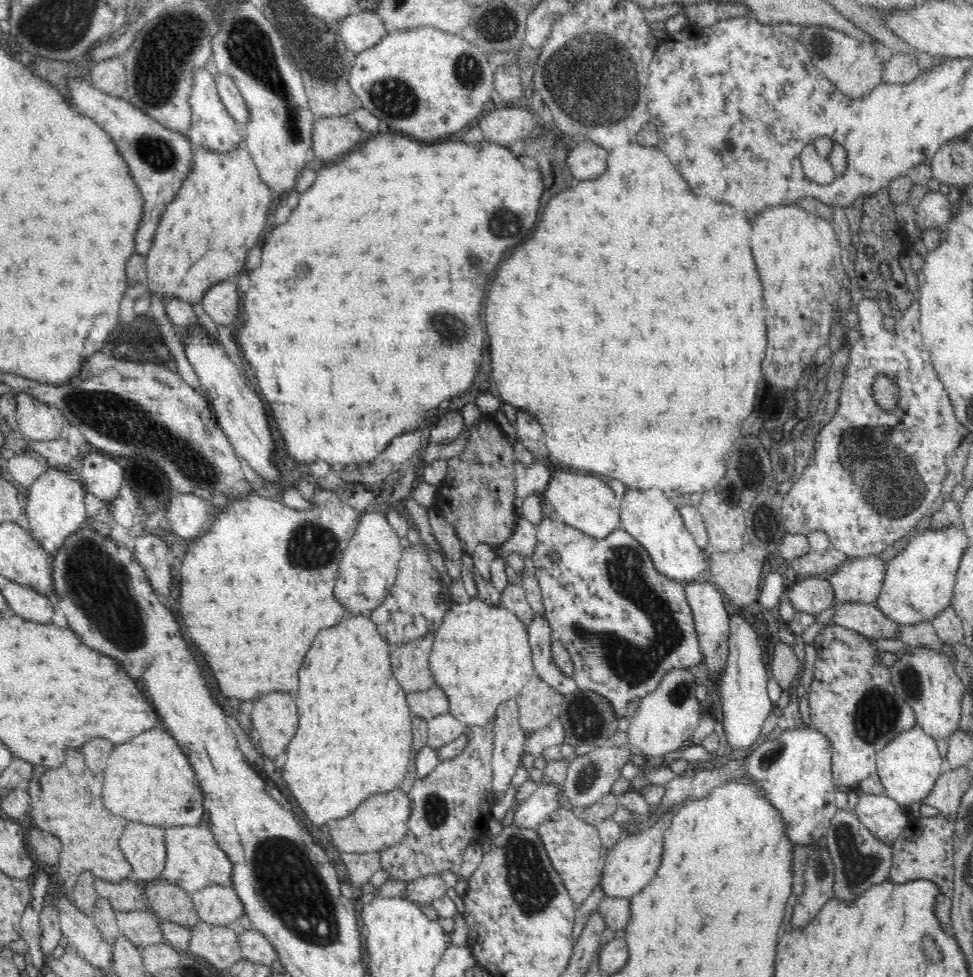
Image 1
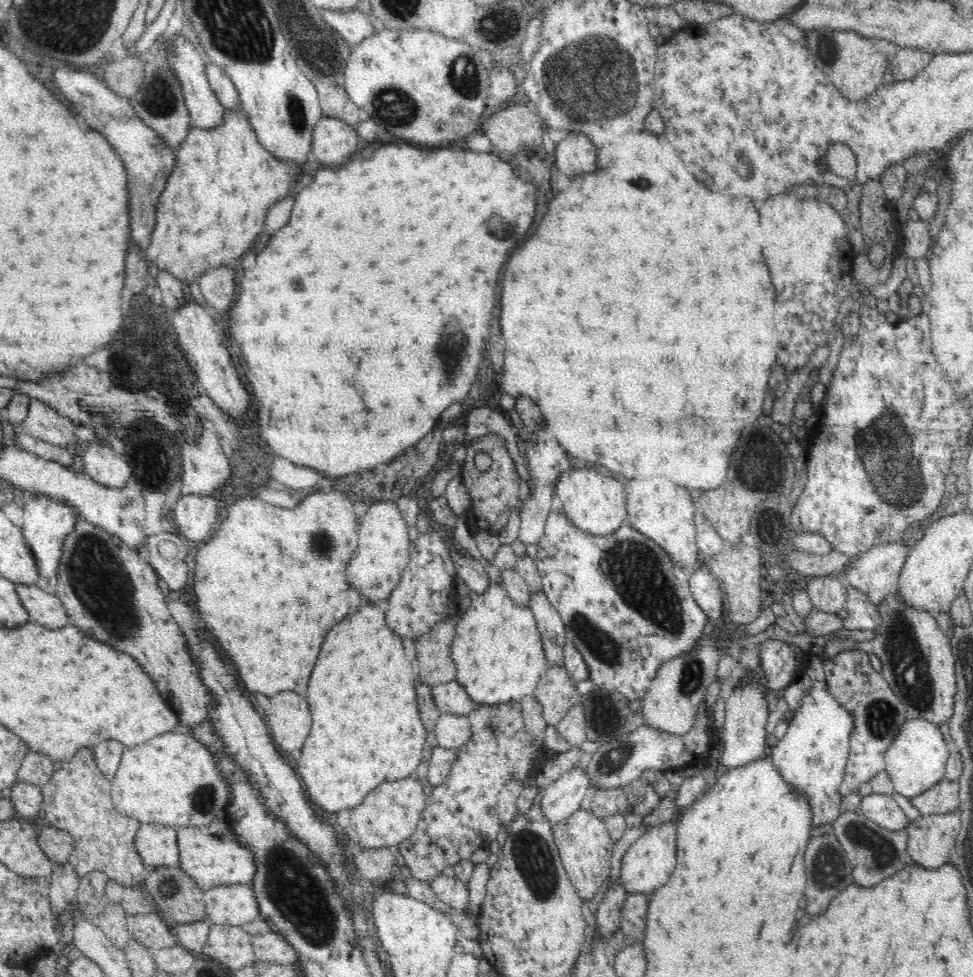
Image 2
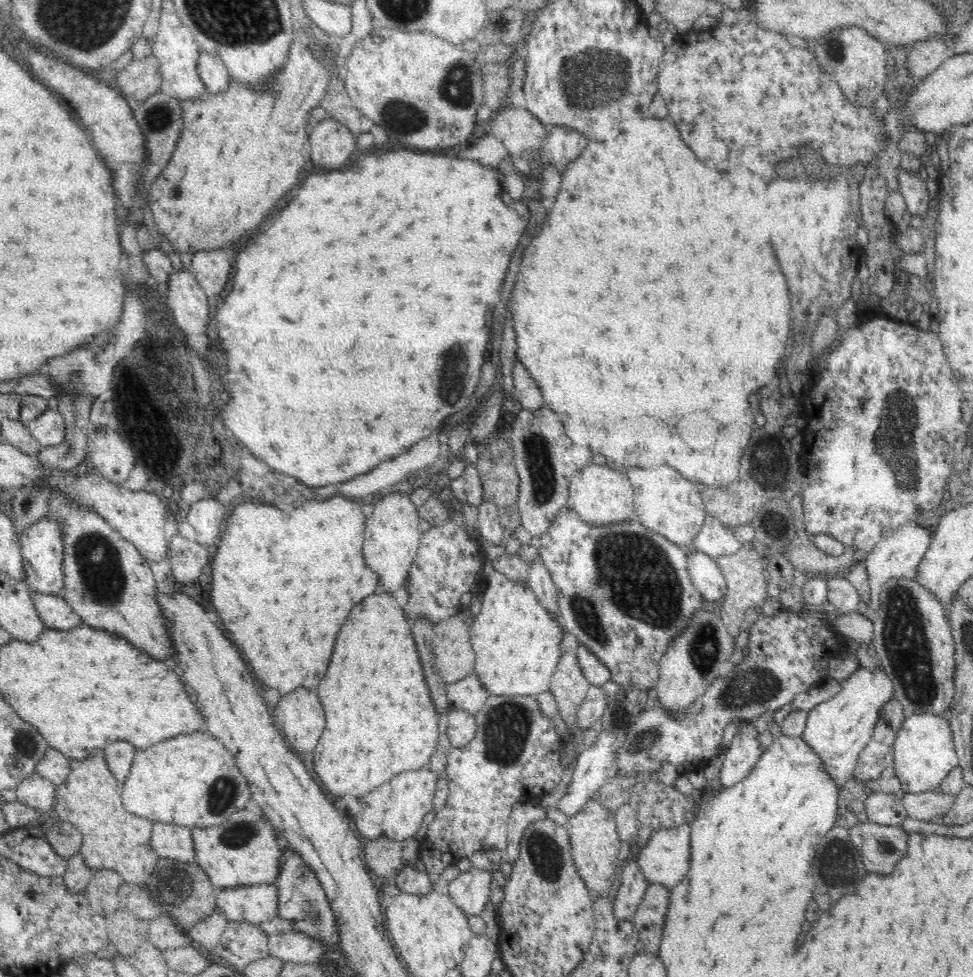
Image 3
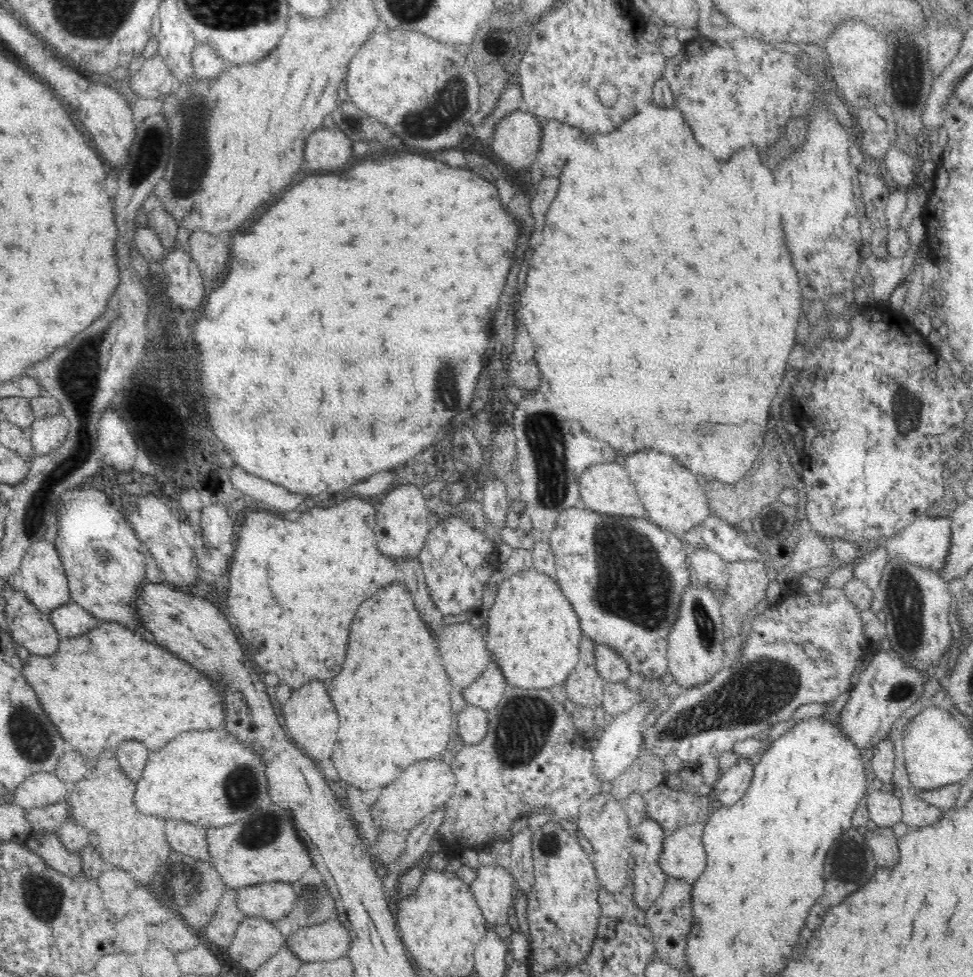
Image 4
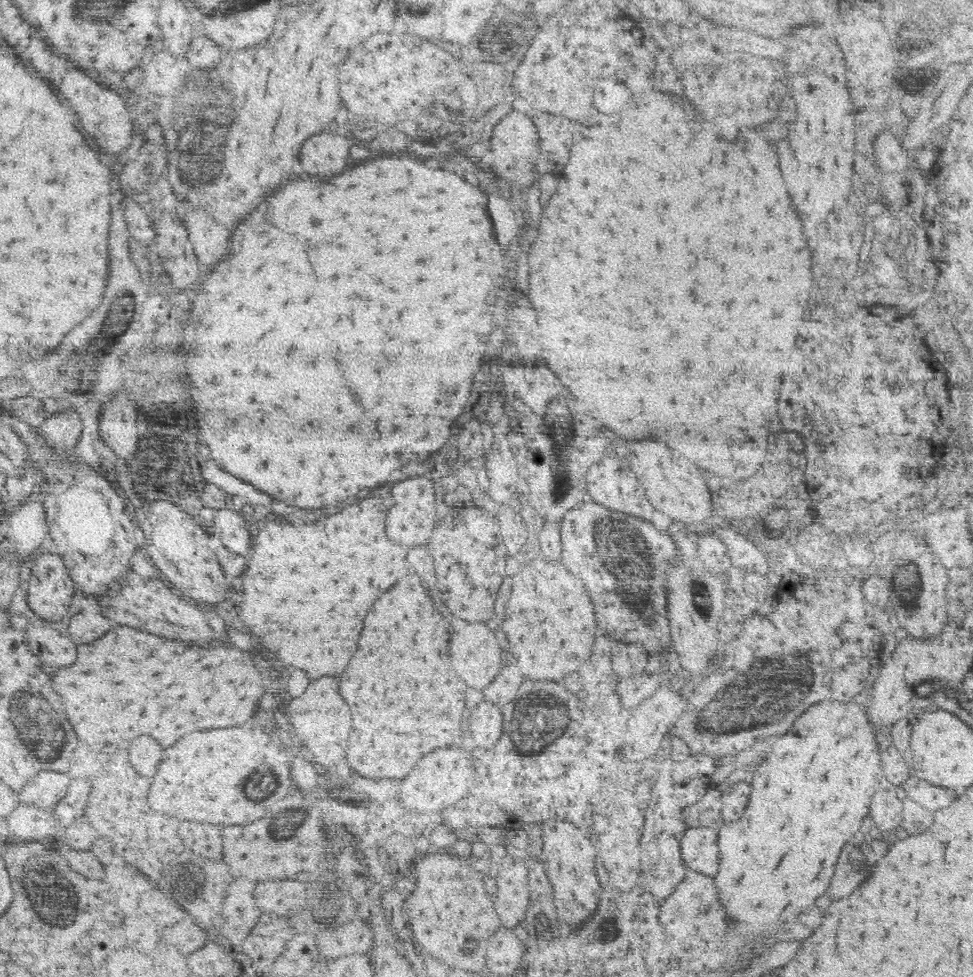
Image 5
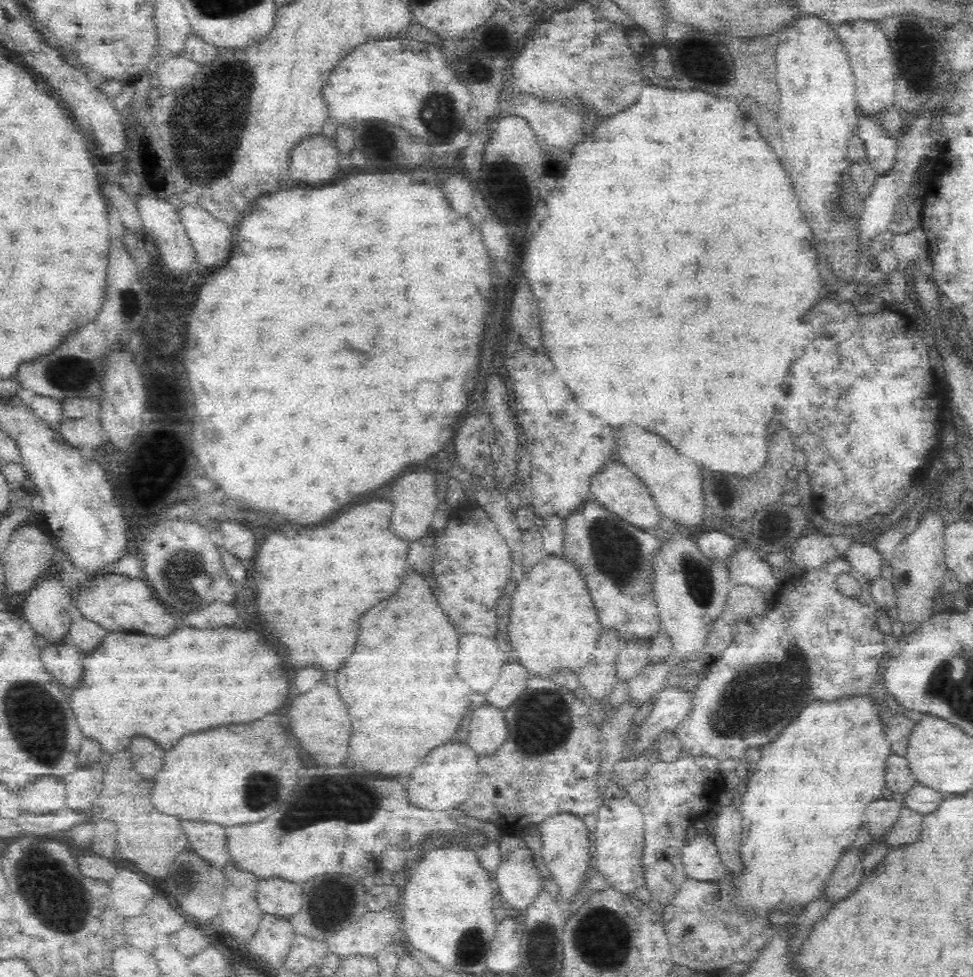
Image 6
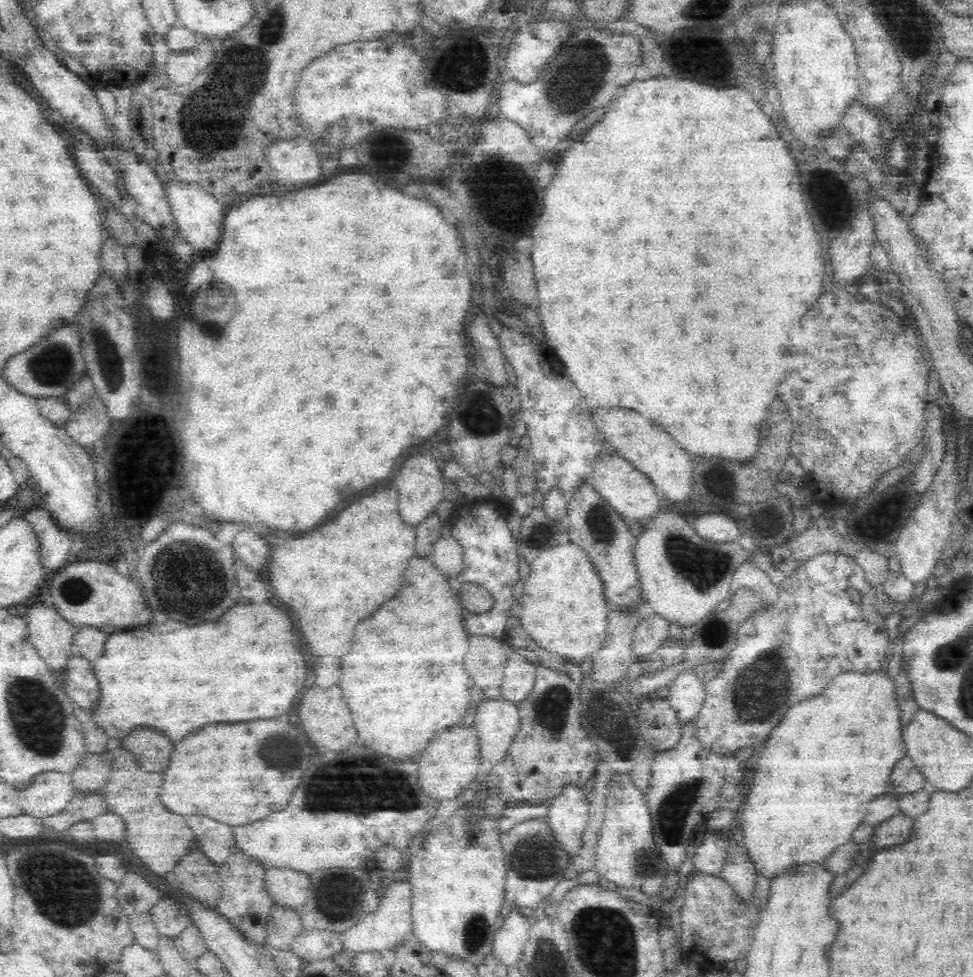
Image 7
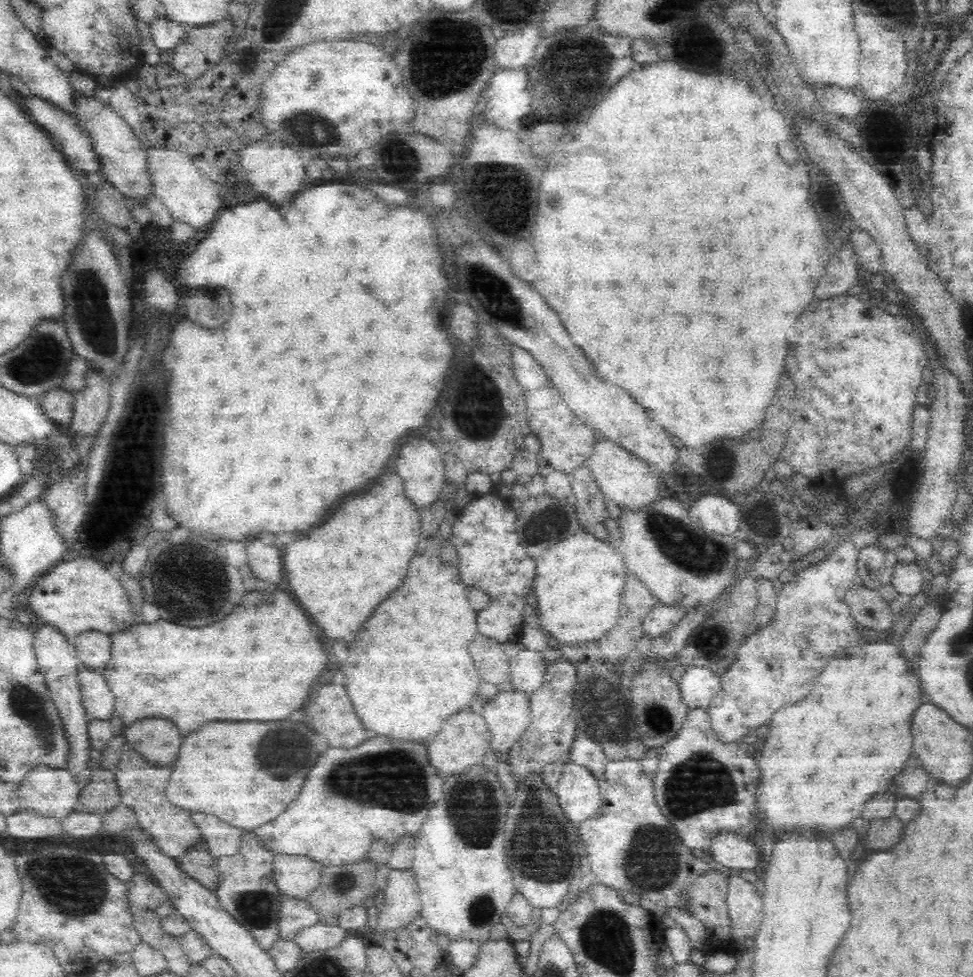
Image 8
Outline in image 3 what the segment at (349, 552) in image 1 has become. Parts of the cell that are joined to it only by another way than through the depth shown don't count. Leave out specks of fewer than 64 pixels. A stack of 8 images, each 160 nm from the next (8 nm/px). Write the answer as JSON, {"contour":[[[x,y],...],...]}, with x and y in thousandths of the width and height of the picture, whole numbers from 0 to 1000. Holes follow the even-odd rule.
{"contour":[[[401,502],[401,508],[397,506],[397,510],[393,510],[391,514],[386,514],[382,528],[378,528],[378,540],[374,545],[374,571],[378,581],[382,581],[384,585],[388,585],[391,590],[391,600],[397,606],[407,606],[415,600],[417,596],[417,588],[432,561],[433,546],[430,541],[432,527],[429,518],[420,510],[420,504],[416,506],[406,505]]]}

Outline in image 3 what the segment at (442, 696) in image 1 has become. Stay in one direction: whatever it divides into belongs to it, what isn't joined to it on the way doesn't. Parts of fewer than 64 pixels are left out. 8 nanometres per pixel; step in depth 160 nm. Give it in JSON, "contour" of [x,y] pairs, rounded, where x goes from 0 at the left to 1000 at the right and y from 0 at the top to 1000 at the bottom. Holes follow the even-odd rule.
{"contour":[[[489,690],[480,692],[469,700],[460,700],[458,706],[464,725],[477,727],[485,732],[497,725],[498,719],[505,712],[499,710],[499,705]]]}

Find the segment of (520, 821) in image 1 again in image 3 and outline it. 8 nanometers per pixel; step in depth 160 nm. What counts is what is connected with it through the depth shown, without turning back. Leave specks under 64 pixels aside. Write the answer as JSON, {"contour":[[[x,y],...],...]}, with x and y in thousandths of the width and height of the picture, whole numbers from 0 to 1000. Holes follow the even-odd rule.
{"contour":[[[619,748],[608,764],[598,764],[598,770],[593,773],[592,782],[589,786],[588,799],[584,802],[583,812],[577,817],[572,826],[576,830],[584,836],[592,833],[604,820],[608,819],[608,816],[627,795],[635,792],[633,767],[637,766],[639,759],[638,750],[626,751]]]}

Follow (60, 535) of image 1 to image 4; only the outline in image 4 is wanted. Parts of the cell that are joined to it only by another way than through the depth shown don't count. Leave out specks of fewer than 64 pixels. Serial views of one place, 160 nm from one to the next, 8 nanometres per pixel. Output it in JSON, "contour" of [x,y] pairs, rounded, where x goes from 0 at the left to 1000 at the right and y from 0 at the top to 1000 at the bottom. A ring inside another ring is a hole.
{"contour":[[[52,550],[33,555],[25,565],[21,581],[17,584],[20,602],[28,613],[45,627],[55,626],[58,622],[75,616],[67,589],[67,581]]]}

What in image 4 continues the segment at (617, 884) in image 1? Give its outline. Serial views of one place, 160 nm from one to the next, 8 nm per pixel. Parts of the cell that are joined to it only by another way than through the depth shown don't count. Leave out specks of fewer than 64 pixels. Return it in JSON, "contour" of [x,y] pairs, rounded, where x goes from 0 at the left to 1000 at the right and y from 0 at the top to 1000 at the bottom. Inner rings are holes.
{"contour":[[[720,837],[709,843],[686,849],[678,887],[682,895],[713,903],[726,888],[726,872],[721,863],[724,841]]]}

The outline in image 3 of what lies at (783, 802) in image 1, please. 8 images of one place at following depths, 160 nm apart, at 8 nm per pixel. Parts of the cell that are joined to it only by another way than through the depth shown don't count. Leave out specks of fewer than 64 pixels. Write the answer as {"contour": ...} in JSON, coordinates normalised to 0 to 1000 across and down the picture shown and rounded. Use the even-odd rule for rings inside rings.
{"contour":[[[884,682],[864,701],[859,712],[830,729],[828,746],[822,753],[837,767],[837,771],[843,773],[849,789],[863,808],[877,795],[884,770],[896,755],[903,739],[905,726],[913,718],[920,715],[917,695],[911,691],[906,682],[899,686]]]}

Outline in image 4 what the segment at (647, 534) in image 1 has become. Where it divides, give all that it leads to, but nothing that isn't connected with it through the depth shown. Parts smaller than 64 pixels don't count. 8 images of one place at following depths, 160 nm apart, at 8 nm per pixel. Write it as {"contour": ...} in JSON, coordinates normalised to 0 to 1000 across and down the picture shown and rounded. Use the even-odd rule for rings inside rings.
{"contour":[[[660,461],[643,469],[643,479],[660,510],[666,531],[674,538],[693,547],[697,545],[697,549],[702,550],[730,527],[729,514],[719,495],[715,493],[713,485],[695,473],[695,469],[687,469],[674,461]]]}

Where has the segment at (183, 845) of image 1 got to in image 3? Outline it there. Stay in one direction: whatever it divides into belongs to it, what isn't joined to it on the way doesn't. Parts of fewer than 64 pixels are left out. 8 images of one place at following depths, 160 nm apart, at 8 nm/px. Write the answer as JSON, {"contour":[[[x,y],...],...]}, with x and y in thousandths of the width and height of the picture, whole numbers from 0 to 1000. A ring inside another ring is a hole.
{"contour":[[[271,830],[261,831],[245,831],[238,837],[234,837],[230,841],[230,845],[222,845],[222,847],[199,847],[197,850],[197,859],[200,866],[201,882],[212,892],[214,900],[218,902],[221,909],[236,909],[236,907],[255,907],[260,905],[280,905],[284,901],[284,897],[288,895],[288,876],[291,874],[291,860],[288,855],[284,856],[284,852],[280,852],[280,843]]]}

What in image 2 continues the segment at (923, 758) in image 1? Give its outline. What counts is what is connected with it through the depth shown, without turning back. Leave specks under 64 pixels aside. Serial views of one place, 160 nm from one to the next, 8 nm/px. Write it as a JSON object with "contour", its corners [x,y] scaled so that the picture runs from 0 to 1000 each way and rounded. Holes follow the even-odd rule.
{"contour":[[[932,735],[923,752],[917,757],[909,770],[910,789],[916,796],[919,809],[933,818],[943,815],[971,796],[972,782],[976,774],[977,764],[970,758],[965,743],[958,742],[955,737]]]}

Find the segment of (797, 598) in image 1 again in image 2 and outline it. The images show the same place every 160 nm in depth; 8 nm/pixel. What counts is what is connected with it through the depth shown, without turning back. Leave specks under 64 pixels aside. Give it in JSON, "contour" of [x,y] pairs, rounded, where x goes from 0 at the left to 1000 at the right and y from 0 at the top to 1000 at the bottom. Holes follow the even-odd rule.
{"contour":[[[839,592],[826,604],[830,607],[834,622],[857,628],[869,620],[869,600],[863,594]]]}

